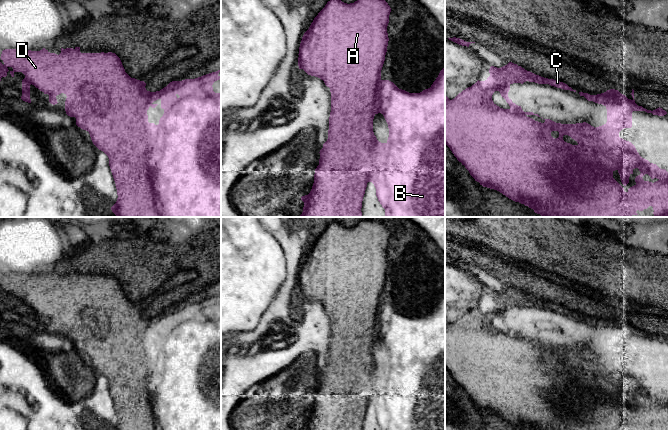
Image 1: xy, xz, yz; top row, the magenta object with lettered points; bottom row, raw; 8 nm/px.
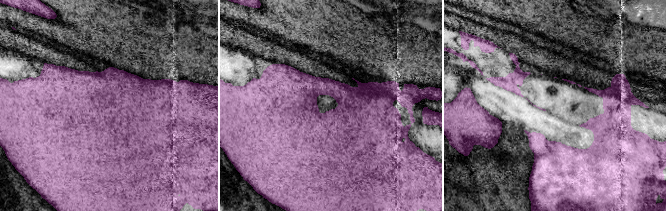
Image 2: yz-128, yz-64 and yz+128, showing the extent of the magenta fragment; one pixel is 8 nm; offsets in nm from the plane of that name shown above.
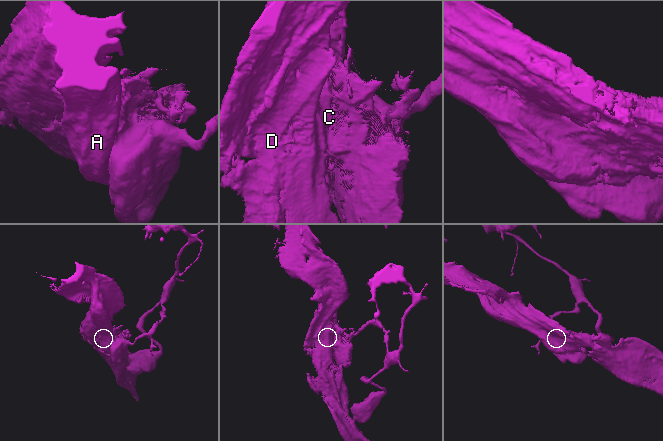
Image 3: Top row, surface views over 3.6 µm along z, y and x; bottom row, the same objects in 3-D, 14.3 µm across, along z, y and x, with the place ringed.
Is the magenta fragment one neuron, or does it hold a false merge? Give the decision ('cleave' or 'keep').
cleave

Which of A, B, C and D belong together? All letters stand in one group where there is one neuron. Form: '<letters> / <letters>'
A C D / B

